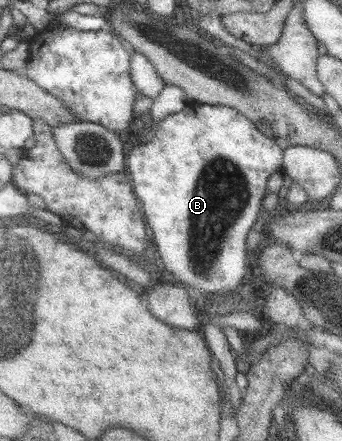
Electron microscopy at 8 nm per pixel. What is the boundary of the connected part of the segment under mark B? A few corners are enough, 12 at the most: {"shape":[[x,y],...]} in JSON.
{"shape":[[188,106],[129,154],[162,262],[207,301],[250,281],[285,151]]}

